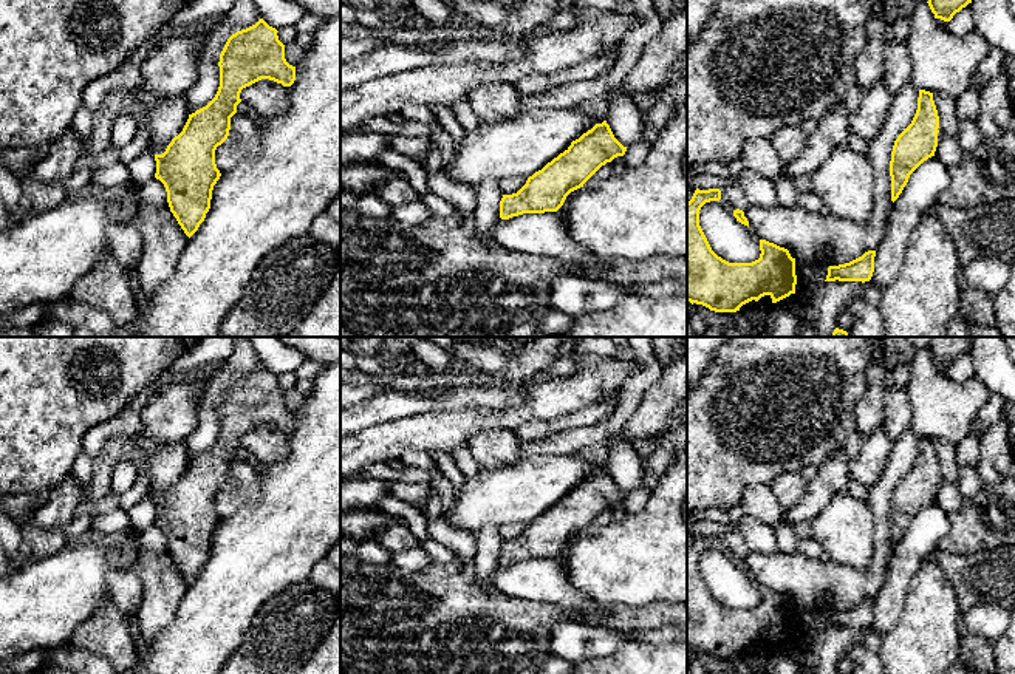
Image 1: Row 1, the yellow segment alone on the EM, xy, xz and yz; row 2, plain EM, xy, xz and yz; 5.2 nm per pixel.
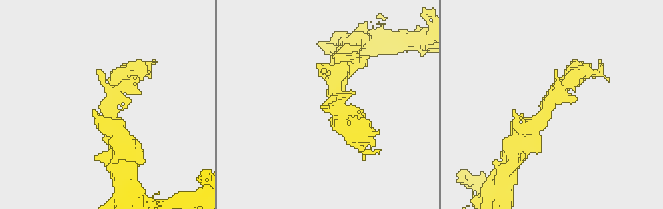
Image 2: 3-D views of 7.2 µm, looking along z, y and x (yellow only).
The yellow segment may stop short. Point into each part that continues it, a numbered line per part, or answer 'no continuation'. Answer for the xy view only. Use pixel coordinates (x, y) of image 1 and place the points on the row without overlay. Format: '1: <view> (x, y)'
1: xy (167, 466)

